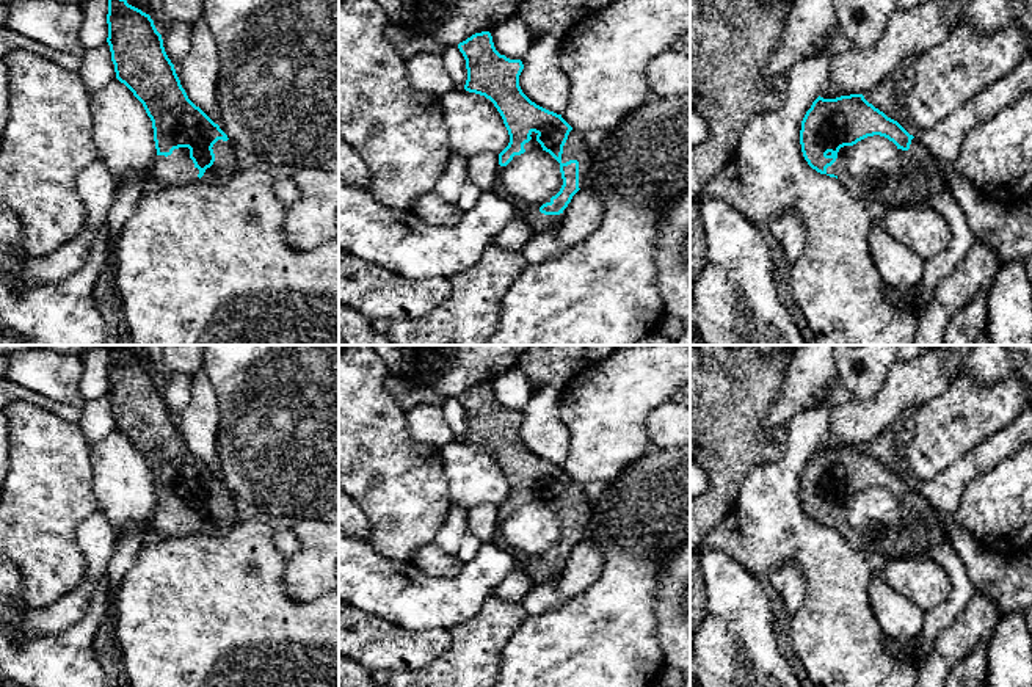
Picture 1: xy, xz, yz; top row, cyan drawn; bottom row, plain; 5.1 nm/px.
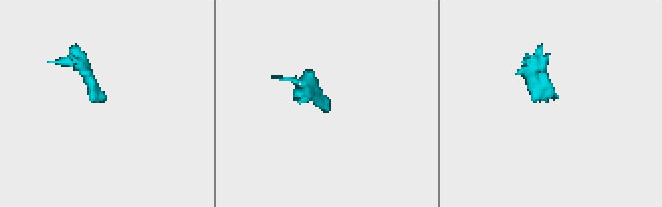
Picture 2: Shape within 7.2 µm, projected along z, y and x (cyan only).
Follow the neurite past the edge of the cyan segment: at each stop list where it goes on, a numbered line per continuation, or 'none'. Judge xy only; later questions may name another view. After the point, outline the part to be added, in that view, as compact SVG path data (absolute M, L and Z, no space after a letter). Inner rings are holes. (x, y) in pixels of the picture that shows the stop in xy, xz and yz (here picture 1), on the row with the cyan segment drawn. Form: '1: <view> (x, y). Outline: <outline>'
1: xy (178, 168). Outline: M218 140L213 144L215 162L205 169L199 179L199 169L190 158L188 147L174 149L171 155L157 155L151 180L154 187L171 187L184 184L226 184L231 176L238 169L235 158L235 146L231 140Z

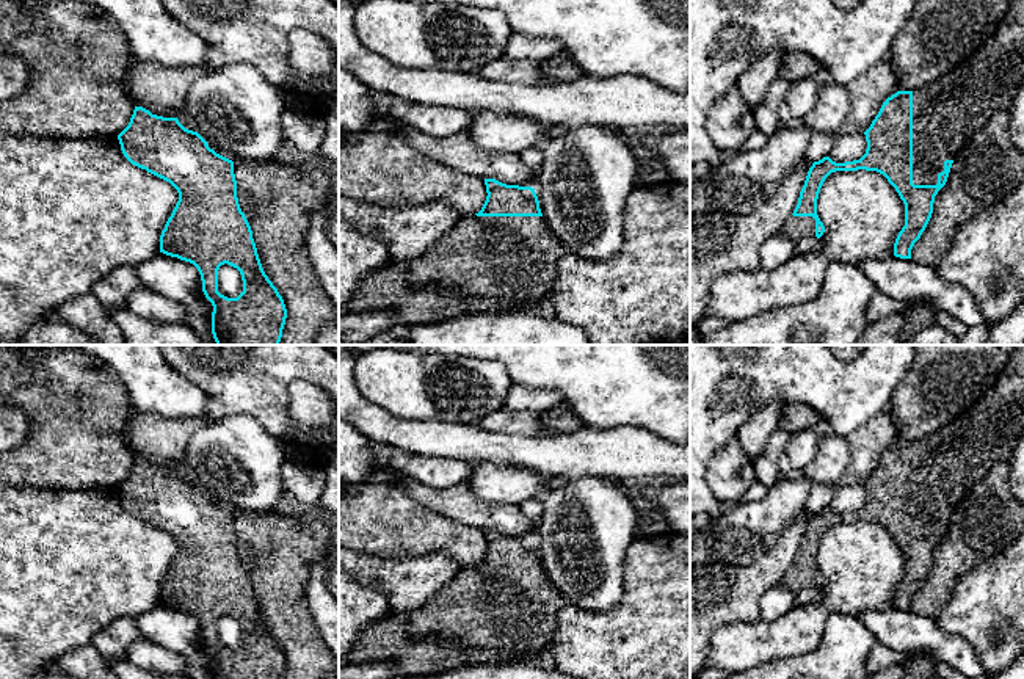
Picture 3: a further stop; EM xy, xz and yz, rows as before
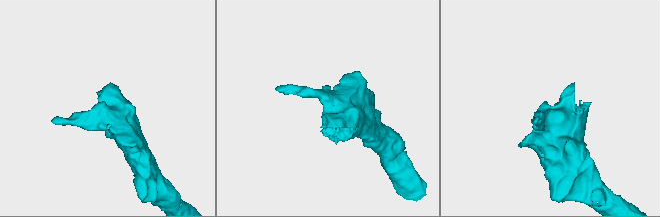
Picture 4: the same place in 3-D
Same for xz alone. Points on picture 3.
1: xz (507, 257). Outline: M467 215L420 257L408 262L408 273L412 285L438 285L463 296L511 300L514 310L532 312L552 298L557 263L563 254L543 216Z

